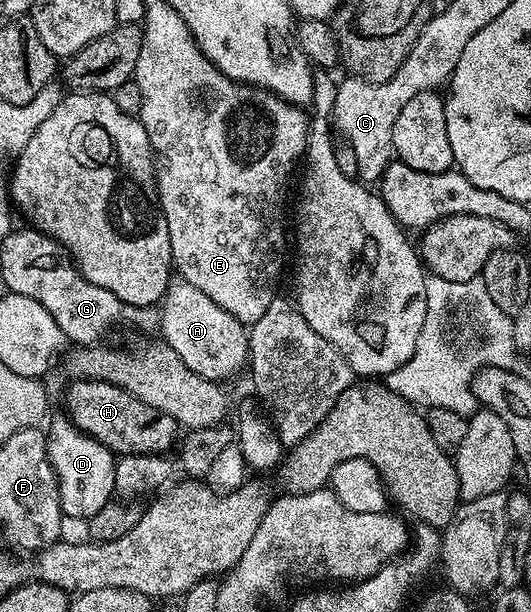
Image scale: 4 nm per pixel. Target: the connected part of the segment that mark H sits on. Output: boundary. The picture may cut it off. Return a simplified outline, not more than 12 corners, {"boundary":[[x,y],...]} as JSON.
{"boundary":[[112,383],[66,385],[66,418],[116,456],[163,455],[174,417]]}

